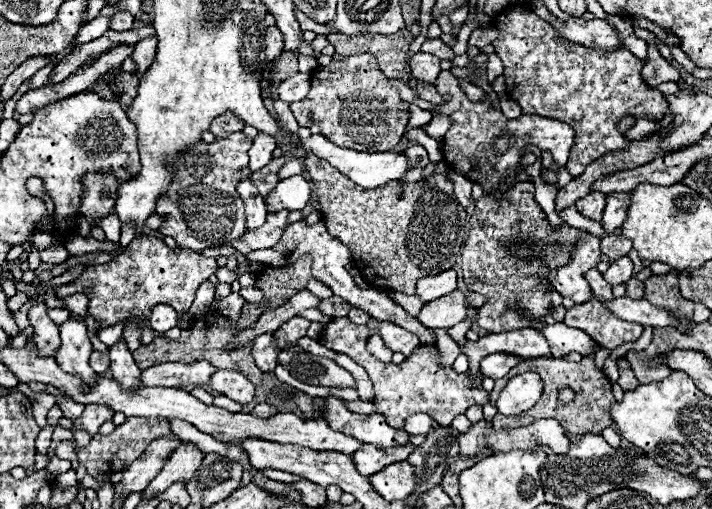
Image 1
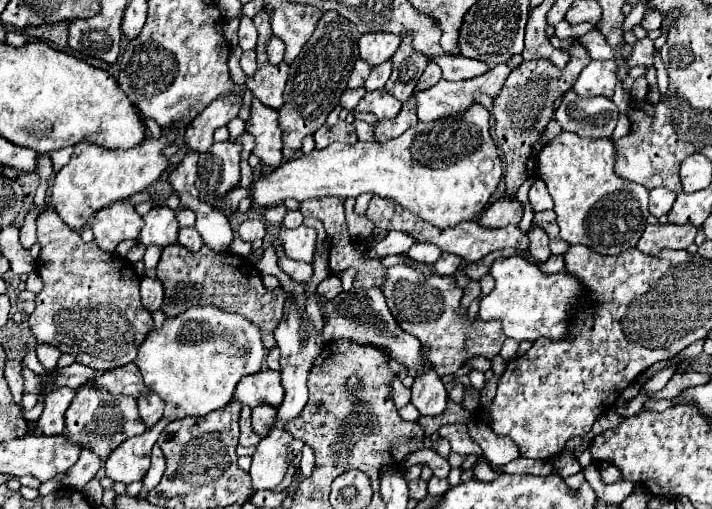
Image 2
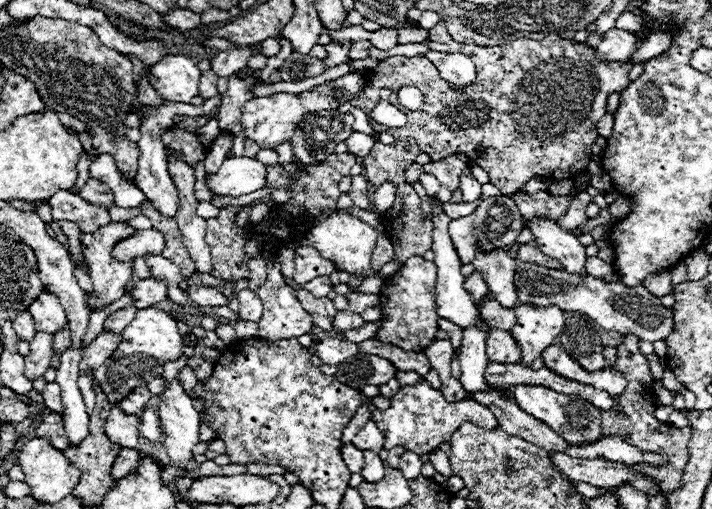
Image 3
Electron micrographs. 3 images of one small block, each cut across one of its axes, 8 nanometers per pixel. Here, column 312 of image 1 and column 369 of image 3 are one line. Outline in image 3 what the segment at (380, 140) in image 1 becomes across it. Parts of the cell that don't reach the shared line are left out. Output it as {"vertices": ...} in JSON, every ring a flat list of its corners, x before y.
{"vertices":[[550,34,550,36,542,38,542,40,520,38,520,40,514,40,514,42,506,42,506,44,502,44,502,46,488,46,488,48,474,46,474,44,464,44,462,50,456,50,456,52,464,52,466,56,470,56,472,62,474,62,474,66,476,66,476,80,474,80,474,84,470,84,470,86,466,86,466,88,462,88,462,90,456,90,456,88,452,88,446,80,442,80,440,74,436,72,434,64,432,64,426,56,416,56,416,58,390,56,390,58,382,60,376,68,372,68,370,72,364,74,364,78,366,78,366,88,362,88,362,90,358,92,358,96,350,98,350,104,356,106,356,108,360,108,362,112,366,112,366,114,370,116,372,108,380,102,380,92,384,92,386,86,388,86,388,92,390,92,388,102,394,104,394,106,398,106,398,104,396,104,396,84,414,84,414,86,424,94,424,106,422,106,420,110,416,110,416,112,410,112,410,110,404,112,404,114,408,116,406,126,389,129,377,123,374,118,370,118,370,126,378,133,388,132,388,134,392,134,396,140,400,140,400,138,414,138,414,140,418,142,418,146,422,148,422,152,426,152,432,160,442,160,442,158,452,156,452,154,466,154,468,164,474,164,474,166,484,168,484,170,490,174,492,184,494,184,496,188,500,188,502,194,512,194,512,192,516,192,522,184,526,184,530,178,536,178,536,176,554,178,554,180,576,178,576,176,580,174,580,170,584,170,584,168,588,166,588,162,592,160,592,148,590,148,590,146,592,146,594,140,598,138,598,134,596,134,594,130,596,130,598,120,606,114,606,100,608,100,608,96,610,96,612,92,620,92,622,88,626,88,626,84,630,82,630,80,628,80,628,72,630,72,630,68,632,68,632,60,626,60,626,62,606,62,606,60,598,60,598,58,596,58,596,50,590,48,586,42,564,40,564,38,560,38,558,34]]}

